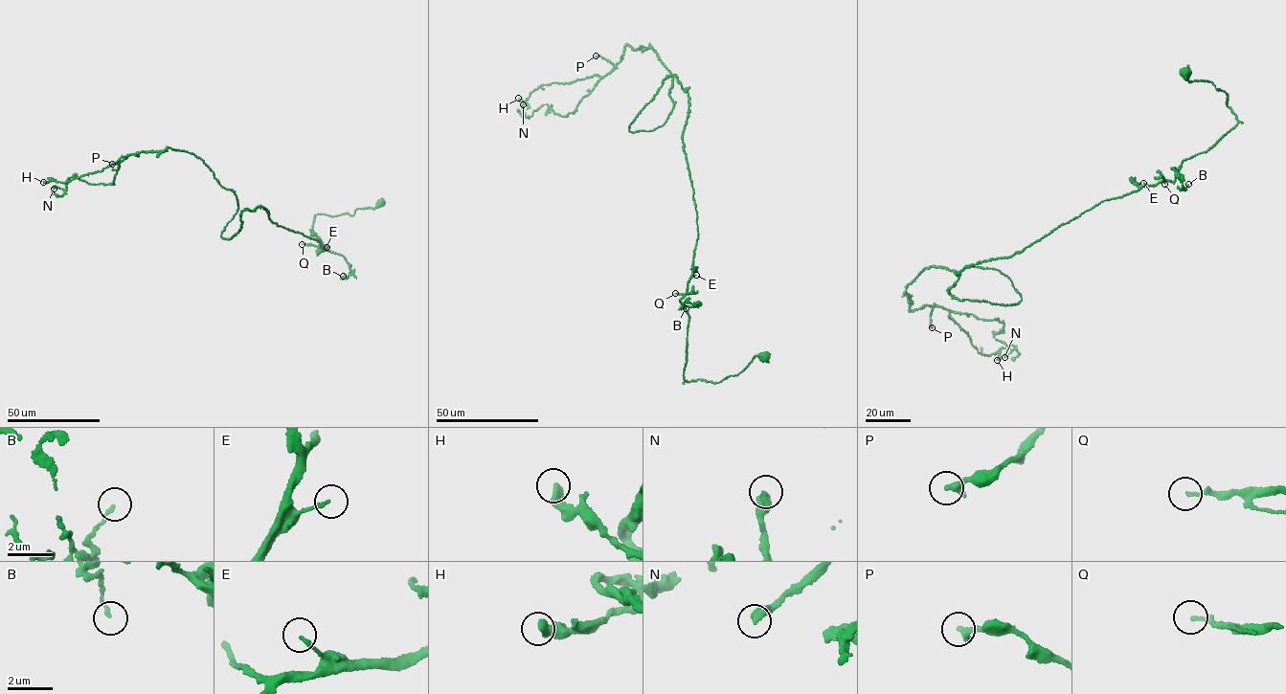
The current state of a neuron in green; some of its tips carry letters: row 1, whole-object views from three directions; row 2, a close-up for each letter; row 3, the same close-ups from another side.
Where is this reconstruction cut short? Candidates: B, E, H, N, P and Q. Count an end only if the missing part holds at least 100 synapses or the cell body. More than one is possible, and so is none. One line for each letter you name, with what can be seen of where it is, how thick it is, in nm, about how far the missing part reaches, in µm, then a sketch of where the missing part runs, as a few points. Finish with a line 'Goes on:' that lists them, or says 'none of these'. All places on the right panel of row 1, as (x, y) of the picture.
Goes on: none of these

